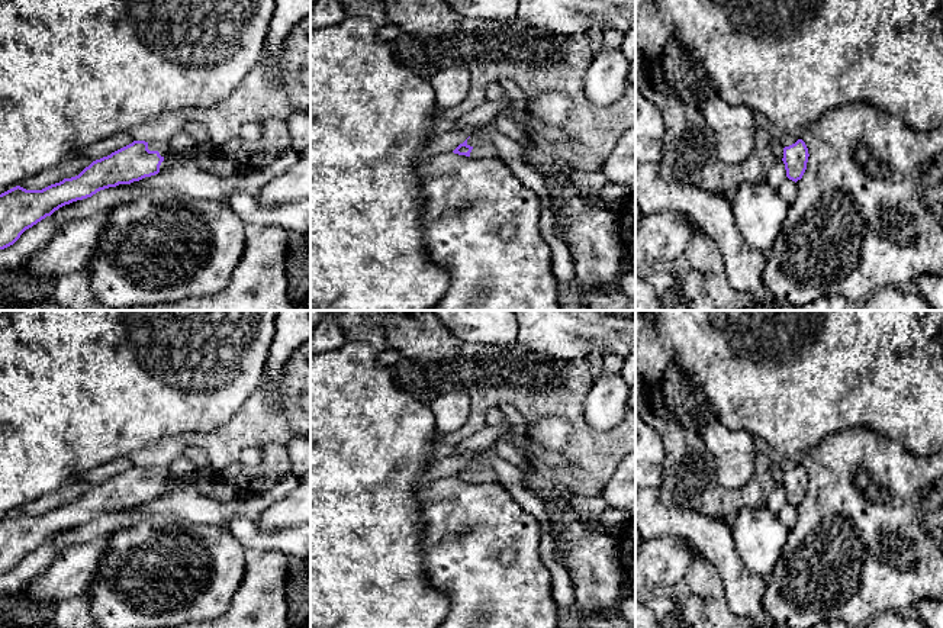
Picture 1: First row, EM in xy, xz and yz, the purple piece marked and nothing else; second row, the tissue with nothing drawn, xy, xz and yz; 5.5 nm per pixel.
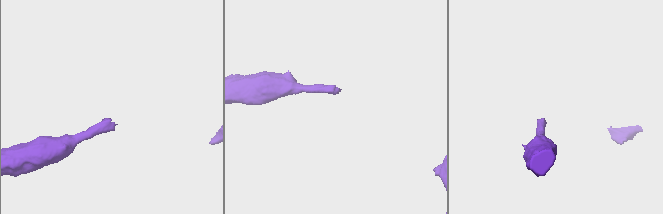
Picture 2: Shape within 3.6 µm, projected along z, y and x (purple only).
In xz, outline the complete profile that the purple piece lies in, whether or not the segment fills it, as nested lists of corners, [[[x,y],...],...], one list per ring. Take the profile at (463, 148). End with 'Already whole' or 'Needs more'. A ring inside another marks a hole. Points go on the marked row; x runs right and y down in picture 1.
[[[467,139],[463,144],[460,144],[453,152],[458,154],[458,155],[472,157],[472,158],[498,158],[498,160],[503,160],[501,151],[496,146],[490,146],[490,145],[470,146],[467,144]]]. Needs more

